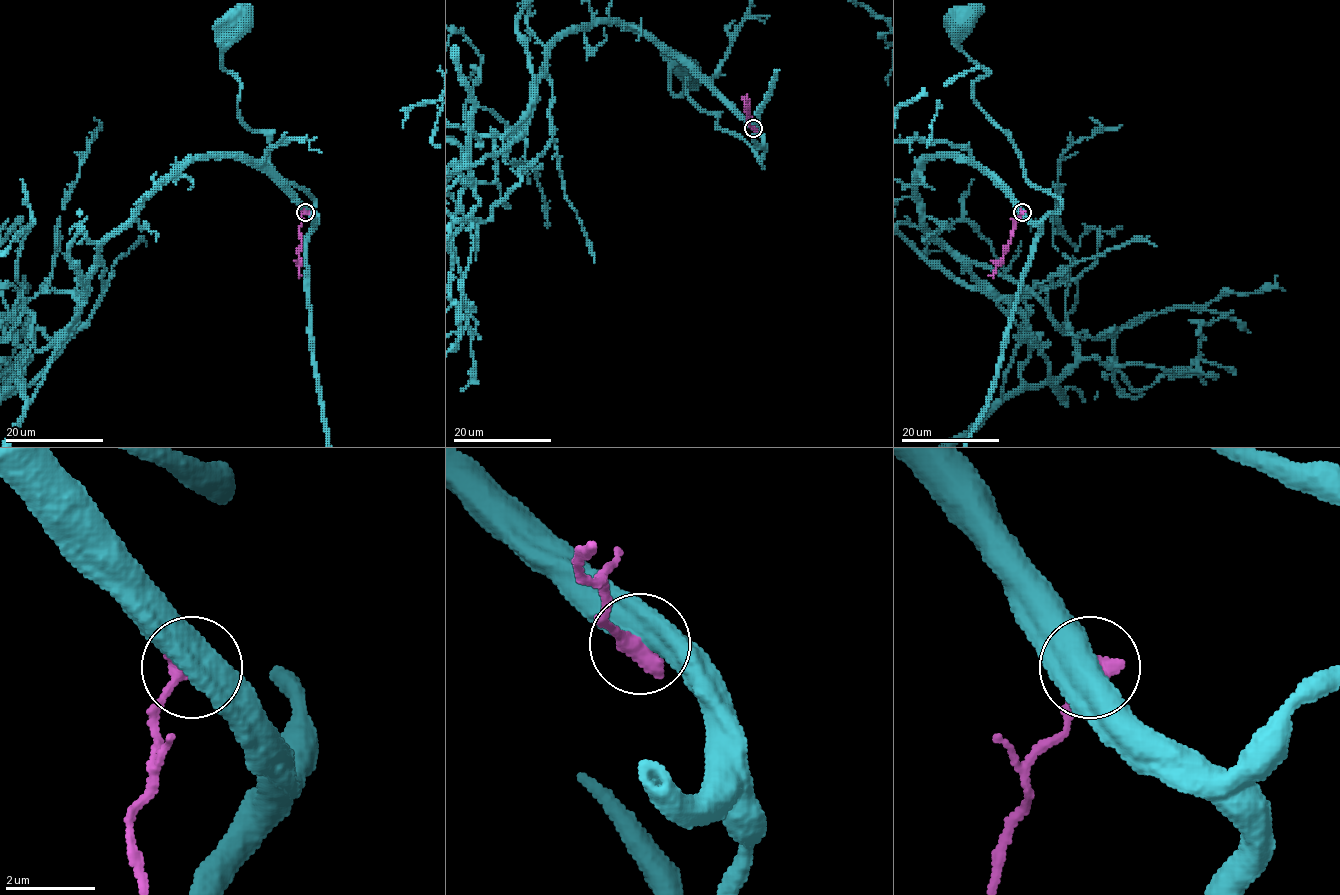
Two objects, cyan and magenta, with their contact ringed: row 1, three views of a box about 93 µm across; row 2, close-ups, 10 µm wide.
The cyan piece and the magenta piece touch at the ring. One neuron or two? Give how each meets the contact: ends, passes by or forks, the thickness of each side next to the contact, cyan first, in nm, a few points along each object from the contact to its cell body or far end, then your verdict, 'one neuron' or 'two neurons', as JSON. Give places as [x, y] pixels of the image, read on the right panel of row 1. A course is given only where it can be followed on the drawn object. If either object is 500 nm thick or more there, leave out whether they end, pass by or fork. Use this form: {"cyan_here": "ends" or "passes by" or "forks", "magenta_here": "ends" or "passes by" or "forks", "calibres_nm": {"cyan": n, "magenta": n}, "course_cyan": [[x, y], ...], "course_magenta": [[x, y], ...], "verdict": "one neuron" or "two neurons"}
{"calibres_nm": {"cyan": 600, "magenta": 480}, "course_cyan": [[1022, 212], [1038, 223], [1061, 202], [1026, 179], [1011, 138], [974, 98], [989, 71], [958, 44], [958, 18]], "course_magenta": [[1022, 212], [1012, 229], [1003, 260], [989, 276]], "verdict": "two neurons"}

